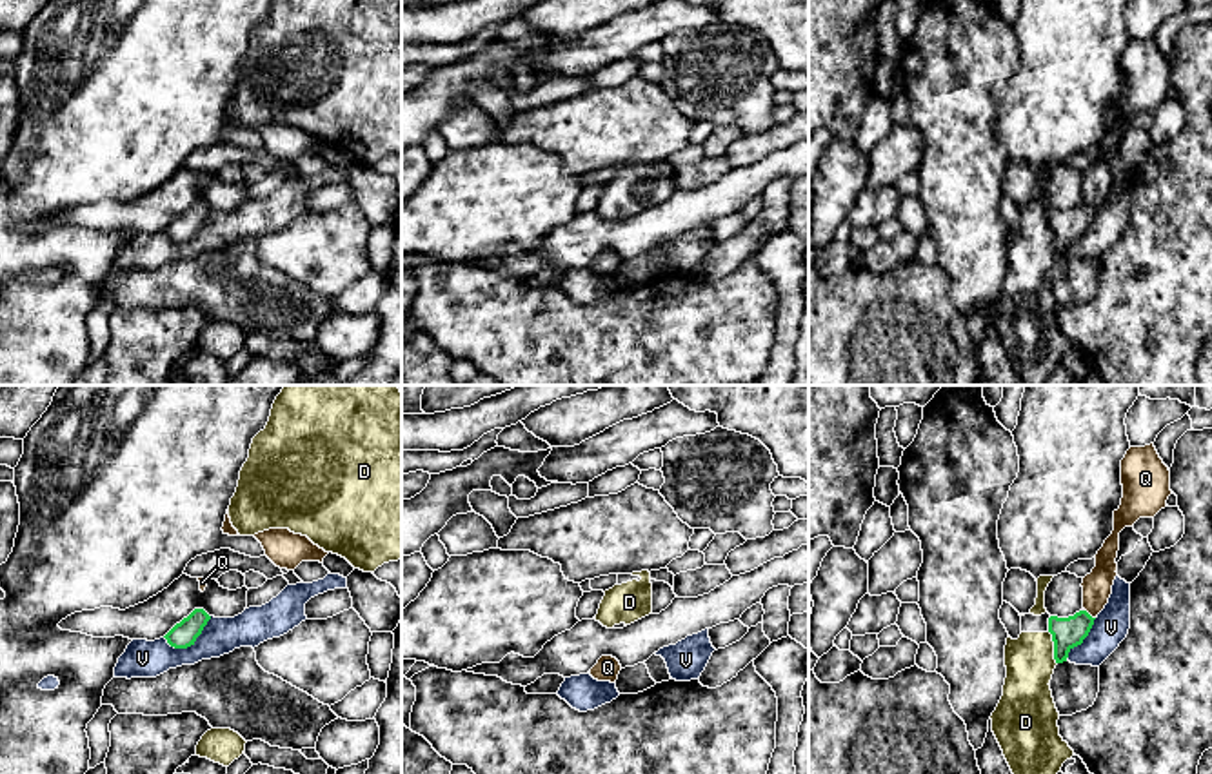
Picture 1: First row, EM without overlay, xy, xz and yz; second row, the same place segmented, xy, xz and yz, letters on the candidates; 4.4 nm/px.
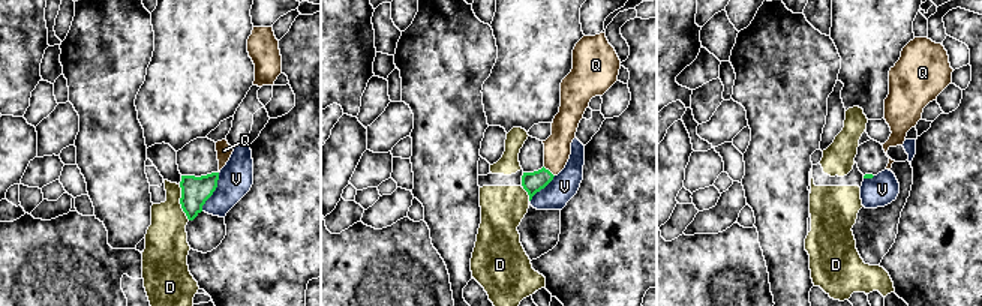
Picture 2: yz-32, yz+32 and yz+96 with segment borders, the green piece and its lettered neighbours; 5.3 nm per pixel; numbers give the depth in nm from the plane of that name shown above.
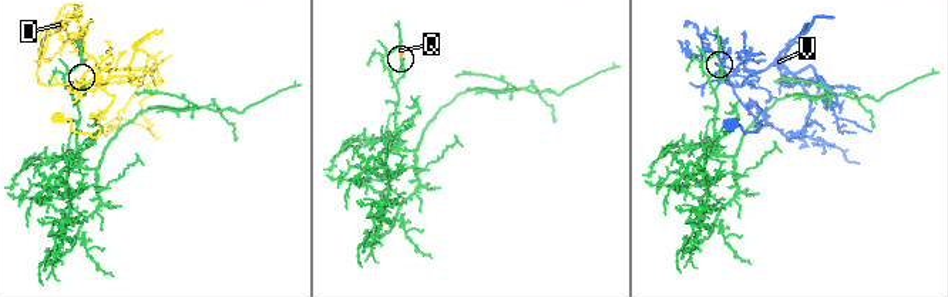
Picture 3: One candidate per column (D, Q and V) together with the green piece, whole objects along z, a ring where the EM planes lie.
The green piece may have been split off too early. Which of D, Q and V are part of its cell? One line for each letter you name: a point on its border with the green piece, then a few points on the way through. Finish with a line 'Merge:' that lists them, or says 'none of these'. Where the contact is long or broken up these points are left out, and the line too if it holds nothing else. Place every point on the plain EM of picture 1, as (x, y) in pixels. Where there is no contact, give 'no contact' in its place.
Q: meets green in yz at (1089, 208); runs through yz (1067, 226), (1089, 208), (1096, 178)
Merge: Q

